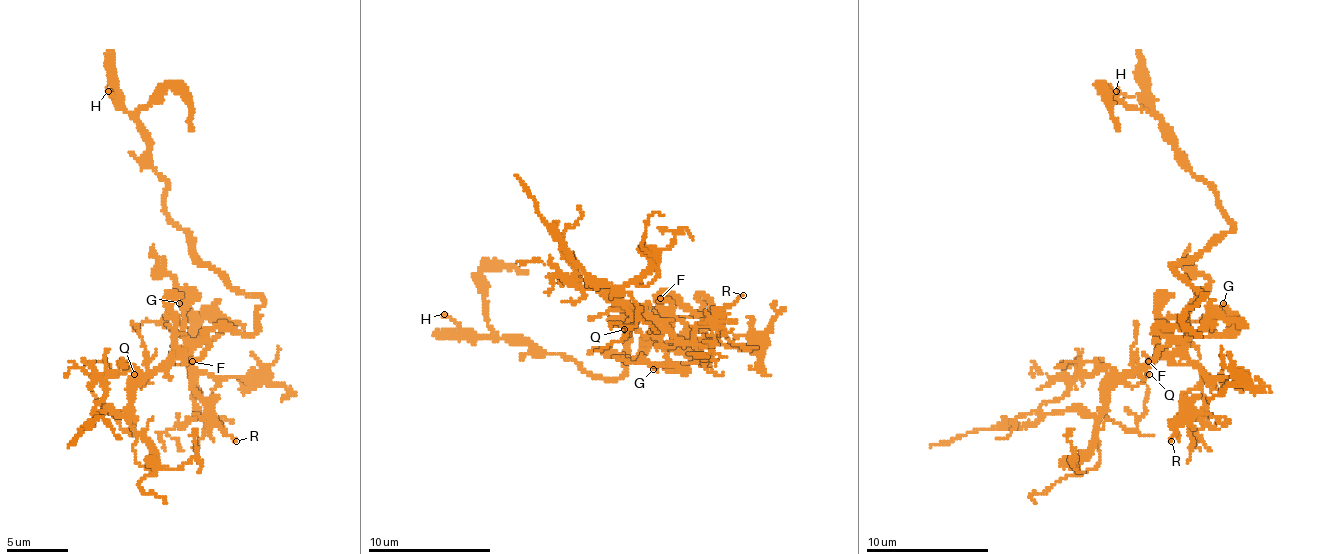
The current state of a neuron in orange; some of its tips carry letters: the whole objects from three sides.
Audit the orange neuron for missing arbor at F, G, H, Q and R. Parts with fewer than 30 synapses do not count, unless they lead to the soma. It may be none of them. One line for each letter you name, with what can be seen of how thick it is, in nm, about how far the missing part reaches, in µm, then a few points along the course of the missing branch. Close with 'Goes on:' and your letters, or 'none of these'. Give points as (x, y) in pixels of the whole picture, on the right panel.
F: 200 nm thick; about 45 µm are missing
Goes on: F

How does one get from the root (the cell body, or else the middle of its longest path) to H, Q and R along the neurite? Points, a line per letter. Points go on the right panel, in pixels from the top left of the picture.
H: (1188, 309), (1204, 294), (1175, 275), (1174, 266), (1193, 263), (1233, 226), (1156, 112), (1116, 91)
Q: (1188, 309), (1184, 321), (1196, 334), (1156, 328), (1178, 340), (1175, 352), (1125, 380), (1136, 386), (1149, 374)
R: (1188, 309), (1184, 321), (1196, 334), (1156, 328), (1158, 334), (1178, 340), (1201, 371), (1171, 441)

